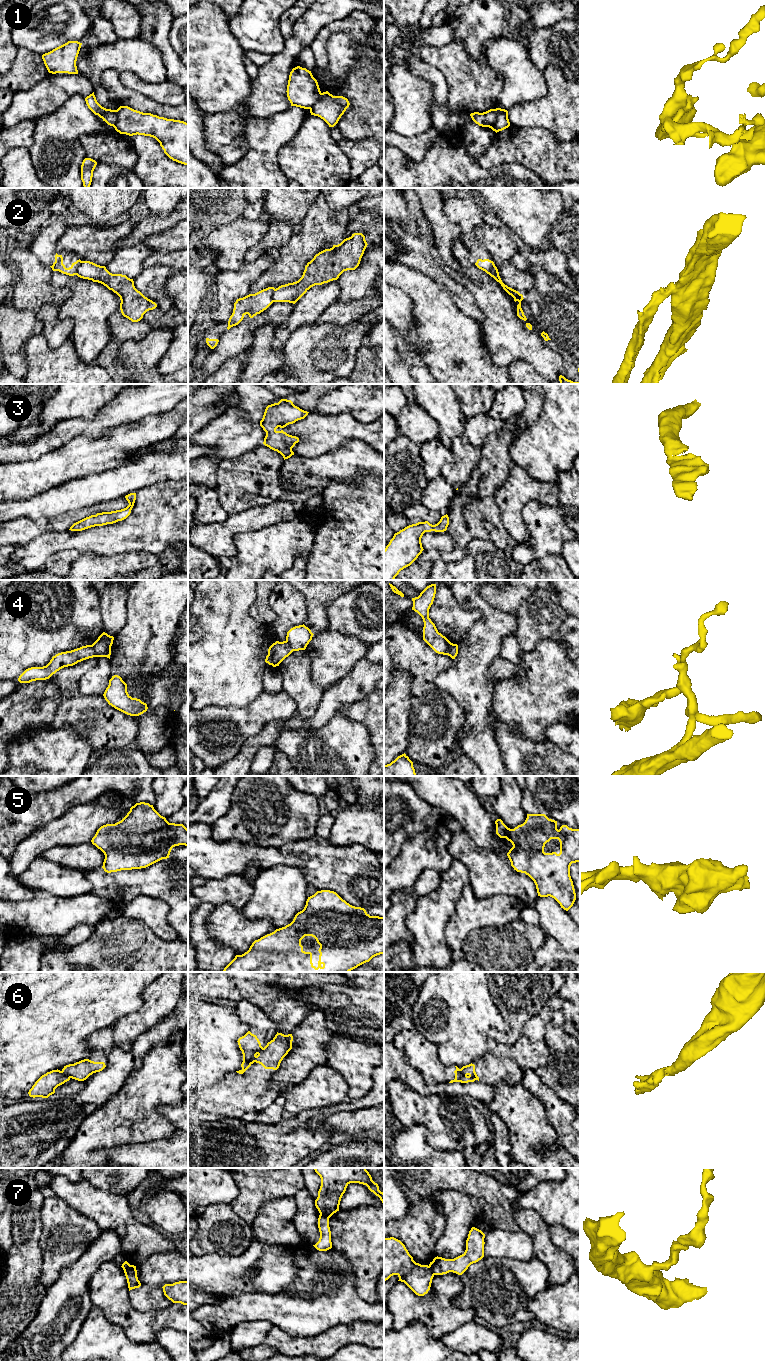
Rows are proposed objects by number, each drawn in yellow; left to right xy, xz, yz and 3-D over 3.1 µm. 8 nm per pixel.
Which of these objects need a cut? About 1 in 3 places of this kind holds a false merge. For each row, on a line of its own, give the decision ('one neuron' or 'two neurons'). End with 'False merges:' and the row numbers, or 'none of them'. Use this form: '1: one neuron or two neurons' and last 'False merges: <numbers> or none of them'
1: two neurons
2: two neurons
3: one neuron
4: two neurons
5: one neuron
6: two neurons
7: two neurons
False merges: 1, 2, 4, 6, 7

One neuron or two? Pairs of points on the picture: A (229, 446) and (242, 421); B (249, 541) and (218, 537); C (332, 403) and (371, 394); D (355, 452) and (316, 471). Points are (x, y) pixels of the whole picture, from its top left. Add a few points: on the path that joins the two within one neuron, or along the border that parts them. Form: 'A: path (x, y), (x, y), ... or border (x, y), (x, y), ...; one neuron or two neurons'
A: path (232, 440), (236, 427); one neuron
B: border (255, 530), (235, 536), (236, 553), (231, 558); two neurons
C: path (342, 399), (361, 397); one neuron
D: path (345, 462), (326, 469); one neuron

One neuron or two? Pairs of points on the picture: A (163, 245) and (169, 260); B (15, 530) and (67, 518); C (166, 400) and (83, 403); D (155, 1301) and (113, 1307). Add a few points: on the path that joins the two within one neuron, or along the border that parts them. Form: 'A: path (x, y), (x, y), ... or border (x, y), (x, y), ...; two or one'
A: border (177, 250), (165, 253), (152, 253); two
B: path (28, 529), (54, 524); one
C: border (118, 394), (105, 403), (92, 419); two
D: border (128, 1291), (135, 1308), (154, 1310); two

